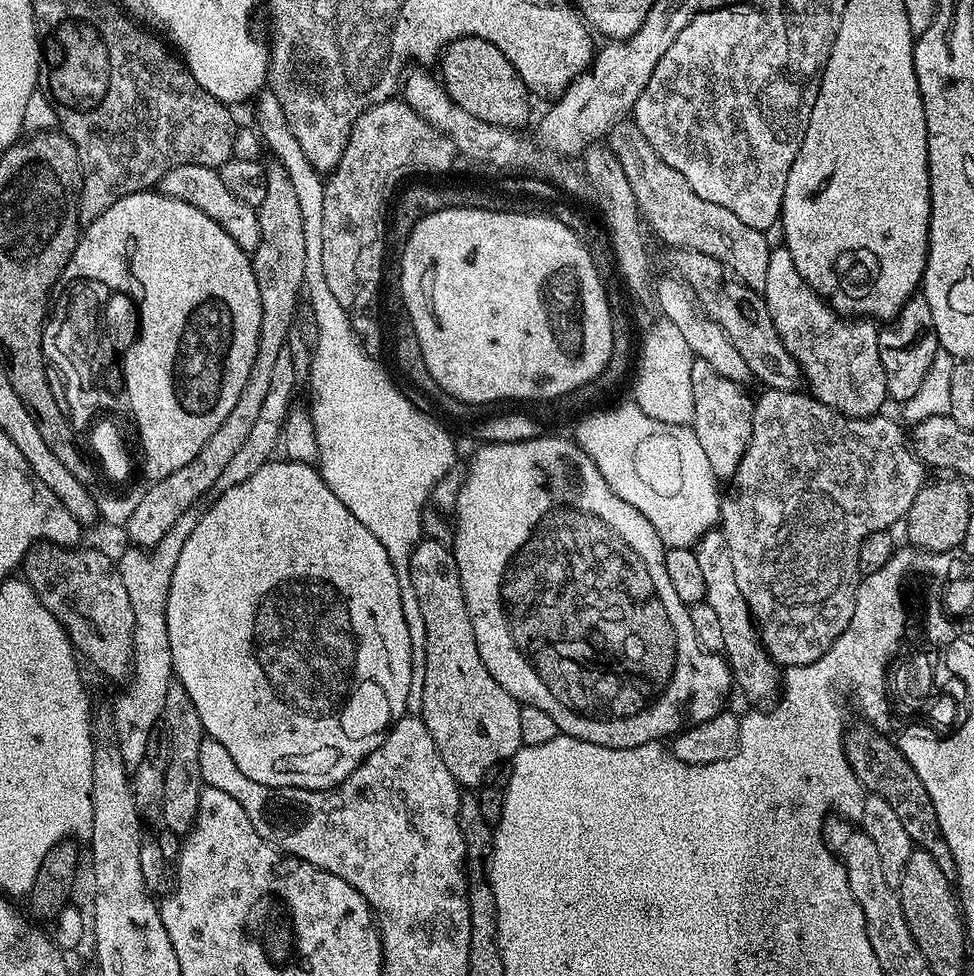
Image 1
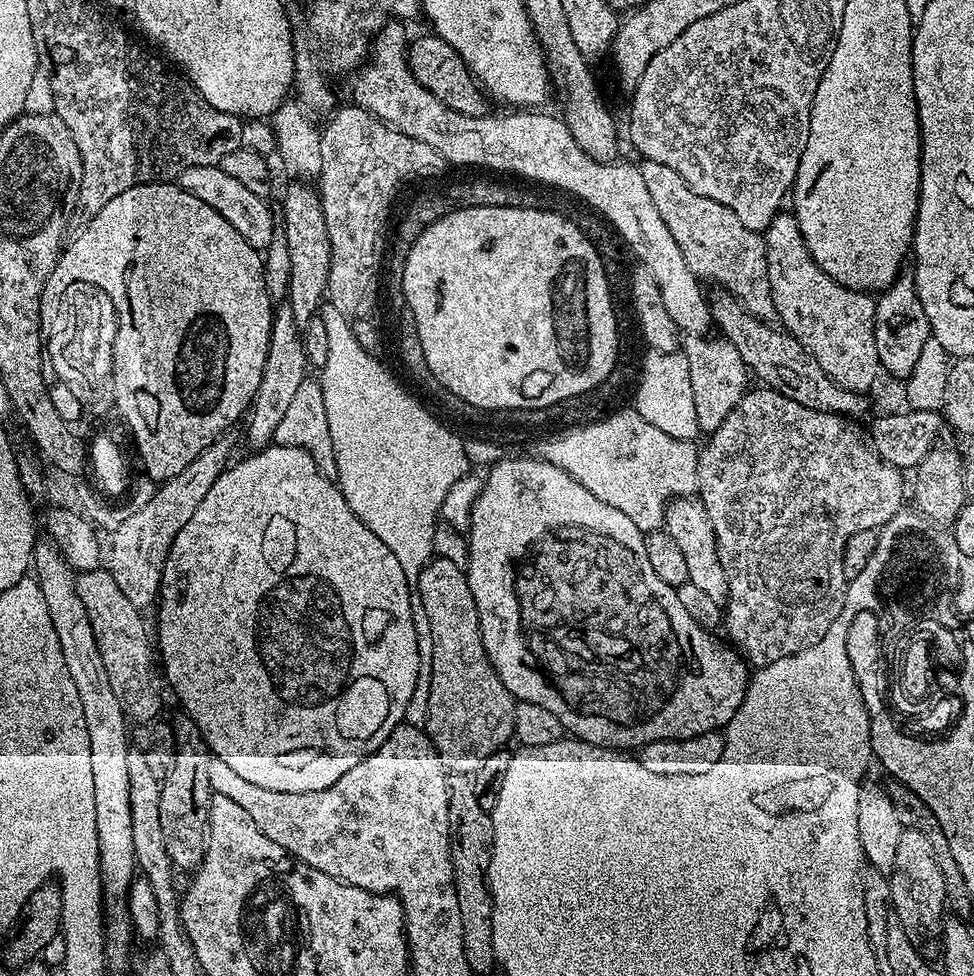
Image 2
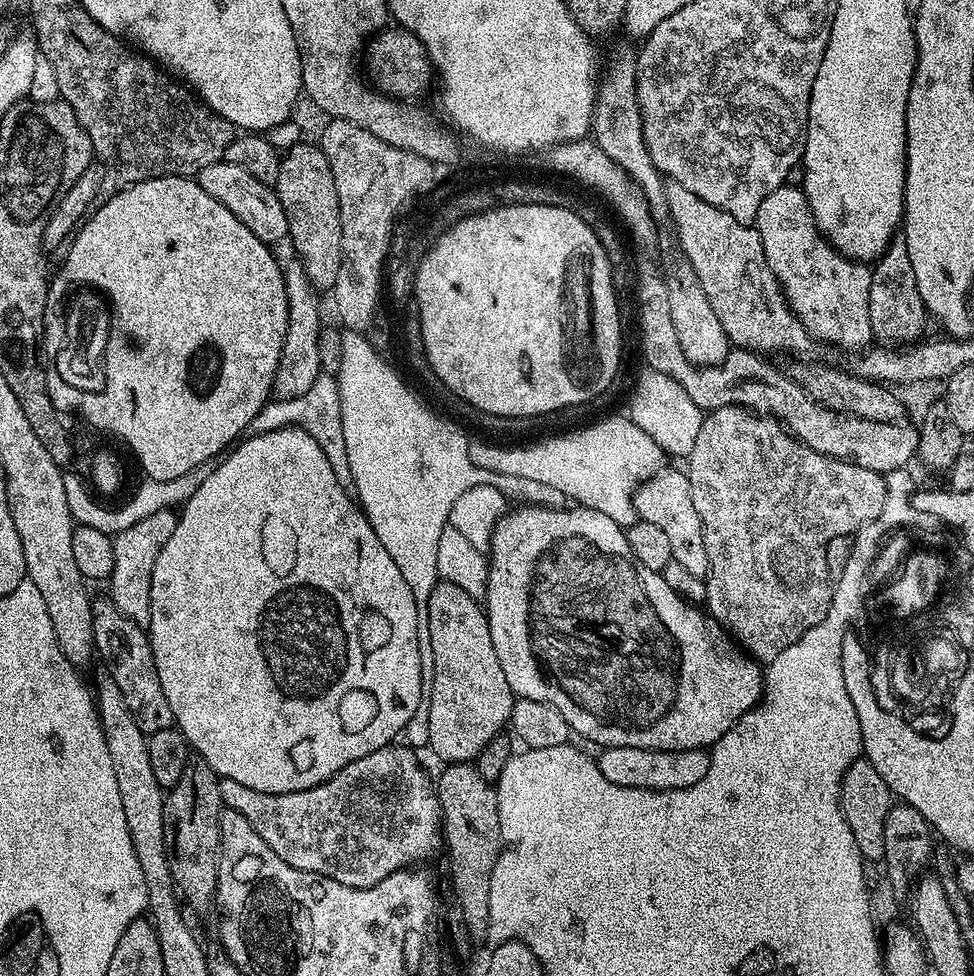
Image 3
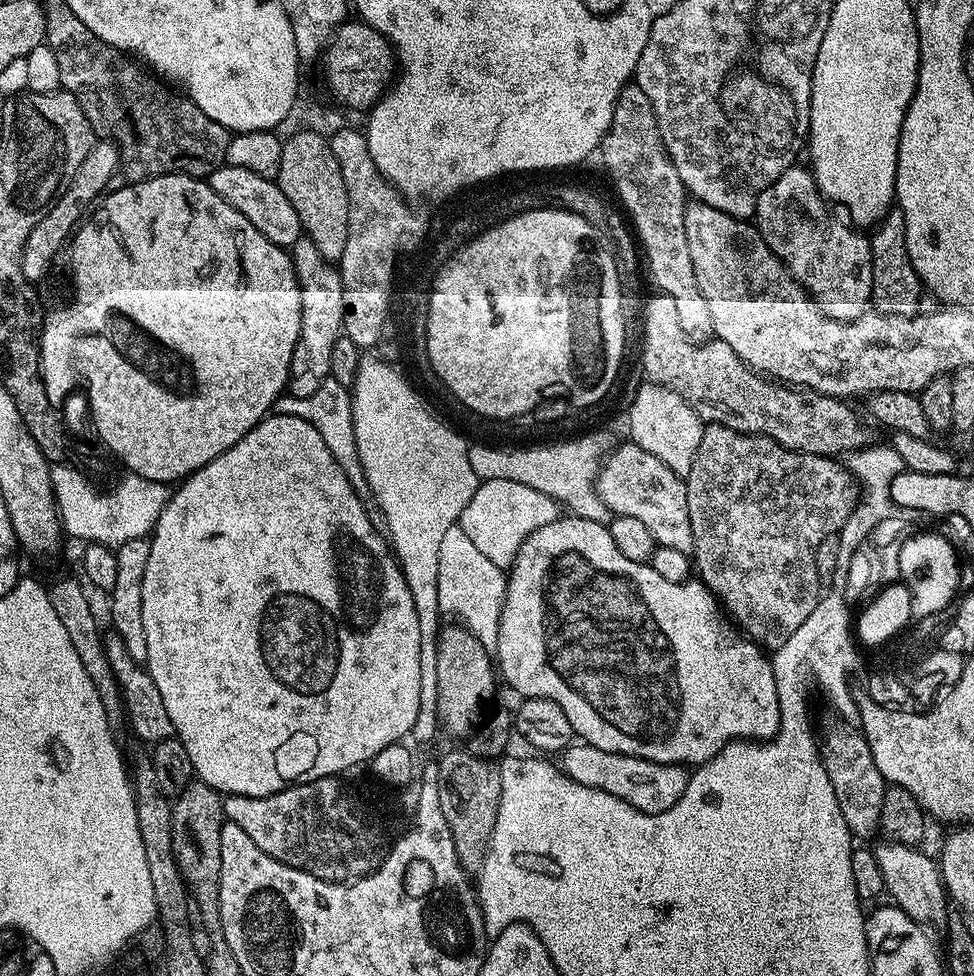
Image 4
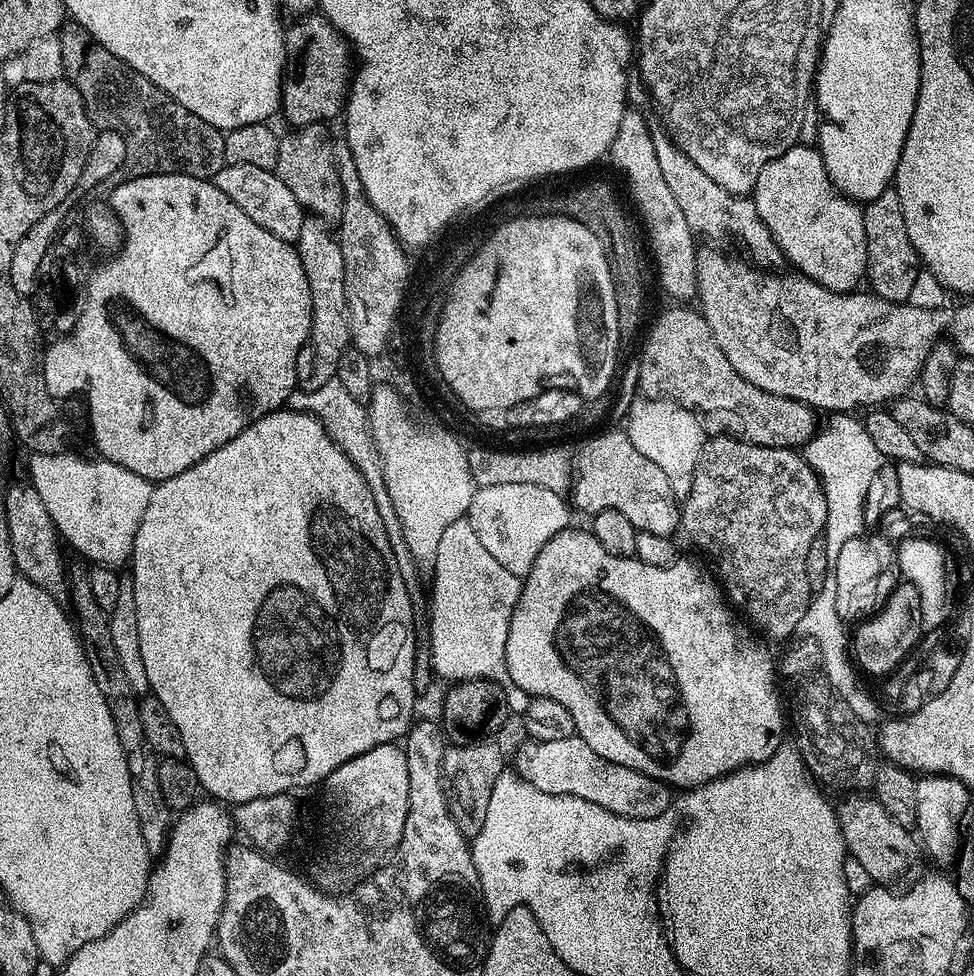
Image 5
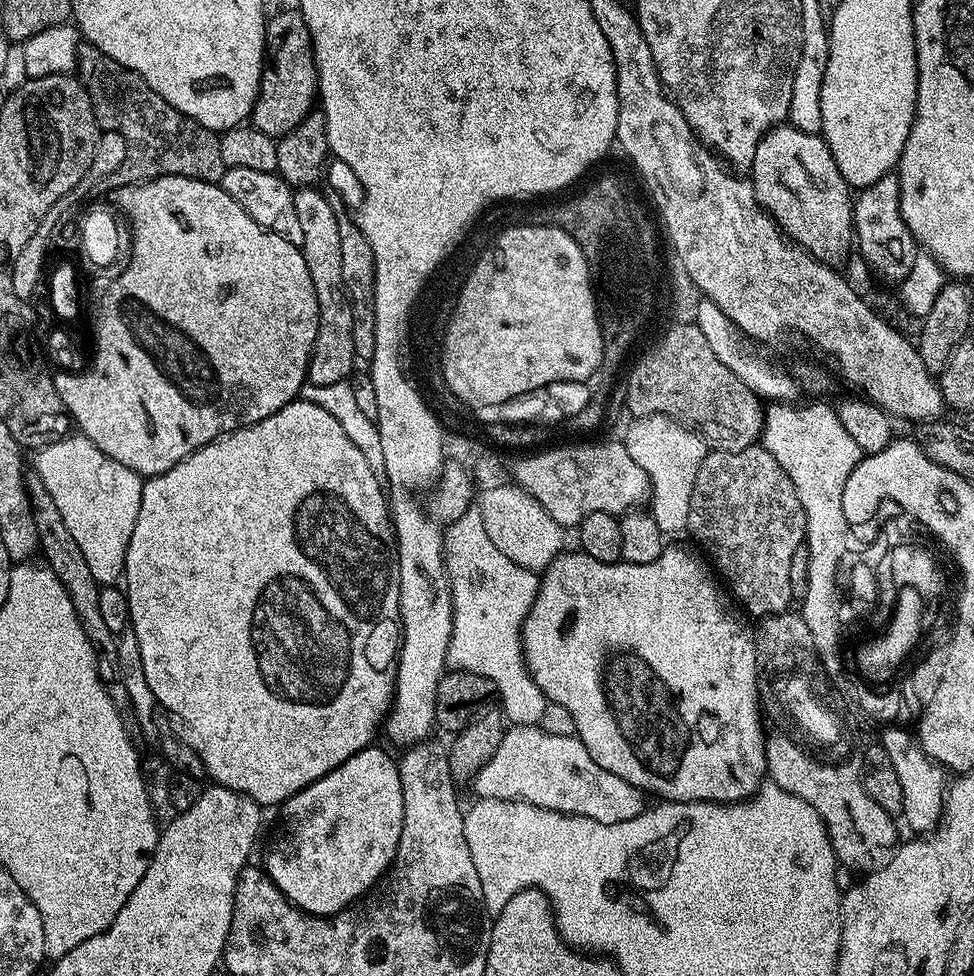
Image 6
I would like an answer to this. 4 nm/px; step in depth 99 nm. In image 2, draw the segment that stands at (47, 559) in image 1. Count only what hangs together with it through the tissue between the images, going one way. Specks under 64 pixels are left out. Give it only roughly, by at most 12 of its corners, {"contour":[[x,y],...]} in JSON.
{"contour":[[107,567],[77,575],[129,721],[161,714],[154,644]]}

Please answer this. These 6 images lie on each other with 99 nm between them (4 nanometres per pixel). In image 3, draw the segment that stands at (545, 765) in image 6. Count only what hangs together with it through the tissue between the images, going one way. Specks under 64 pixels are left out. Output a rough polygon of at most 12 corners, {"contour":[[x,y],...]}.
{"contour":[[604,748],[606,782],[678,790],[706,778],[711,755],[694,750]]}

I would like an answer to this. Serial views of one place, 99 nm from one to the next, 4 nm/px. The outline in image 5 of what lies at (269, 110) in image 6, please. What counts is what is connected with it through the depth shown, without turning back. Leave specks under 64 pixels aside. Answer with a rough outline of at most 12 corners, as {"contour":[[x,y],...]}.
{"contour":[[325,16],[284,28],[280,112],[292,128],[344,111],[350,45]]}

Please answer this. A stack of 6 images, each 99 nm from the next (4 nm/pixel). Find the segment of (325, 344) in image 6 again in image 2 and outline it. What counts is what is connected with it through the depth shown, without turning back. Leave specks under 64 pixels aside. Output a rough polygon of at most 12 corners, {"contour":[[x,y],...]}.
{"contour":[[290,304],[272,318],[249,419],[249,449],[275,441],[309,375]]}

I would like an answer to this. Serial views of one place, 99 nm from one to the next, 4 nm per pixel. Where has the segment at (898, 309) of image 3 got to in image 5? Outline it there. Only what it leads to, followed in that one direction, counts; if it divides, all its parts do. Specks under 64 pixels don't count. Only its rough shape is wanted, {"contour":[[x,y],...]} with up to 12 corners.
{"contour":[[890,186],[864,209],[867,283],[902,304],[921,269]]}

